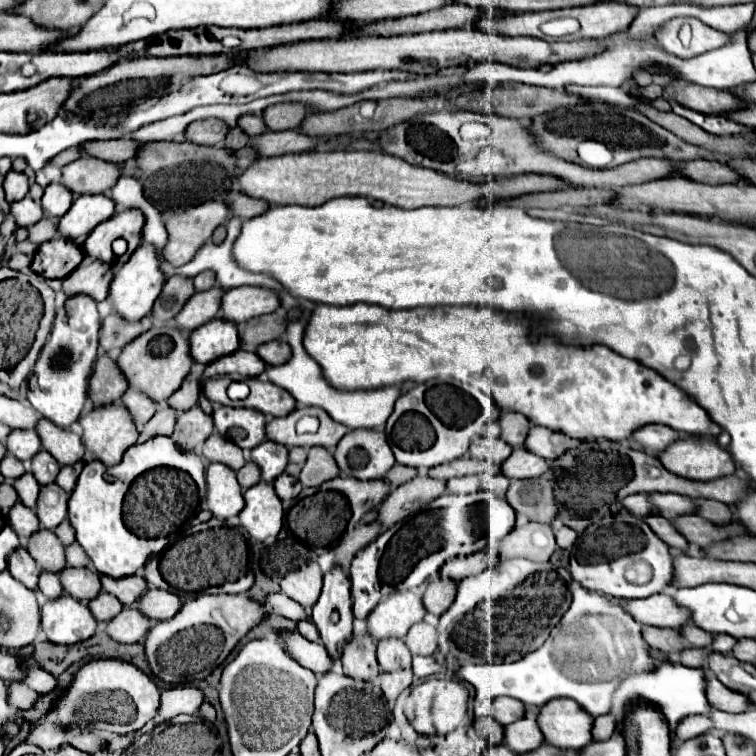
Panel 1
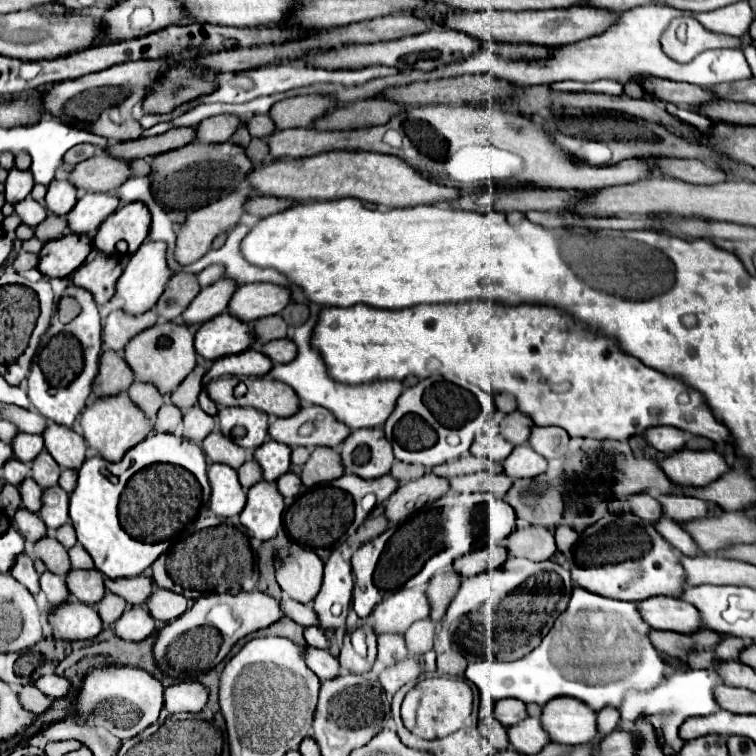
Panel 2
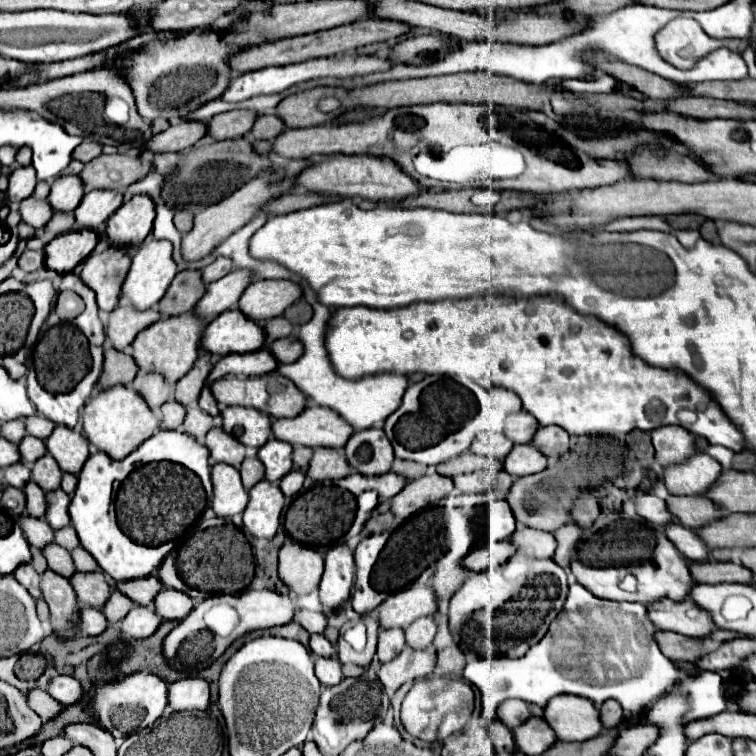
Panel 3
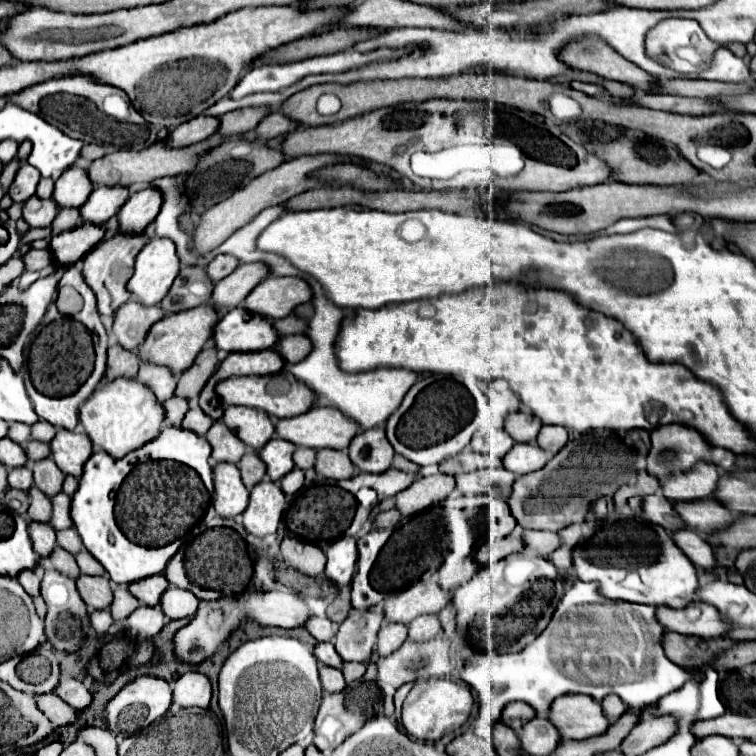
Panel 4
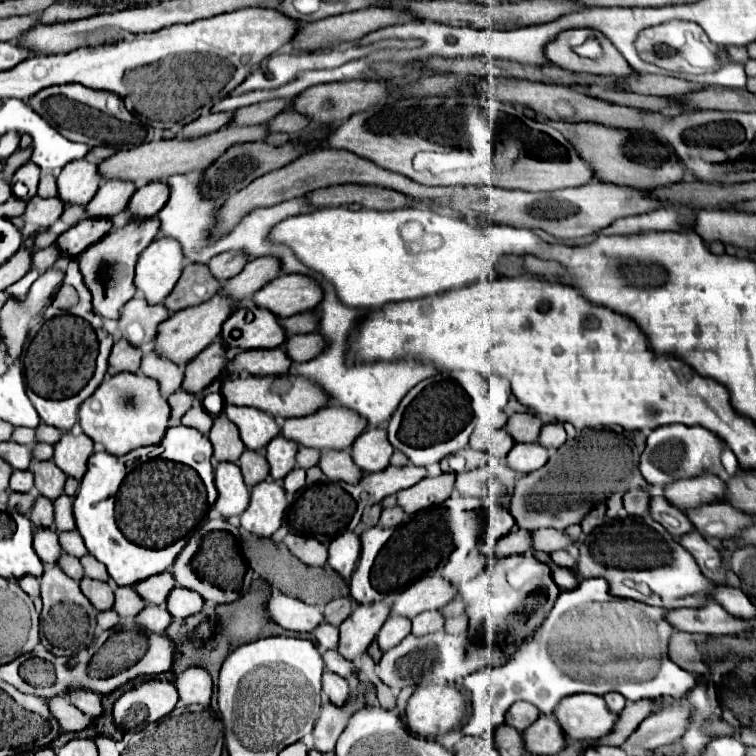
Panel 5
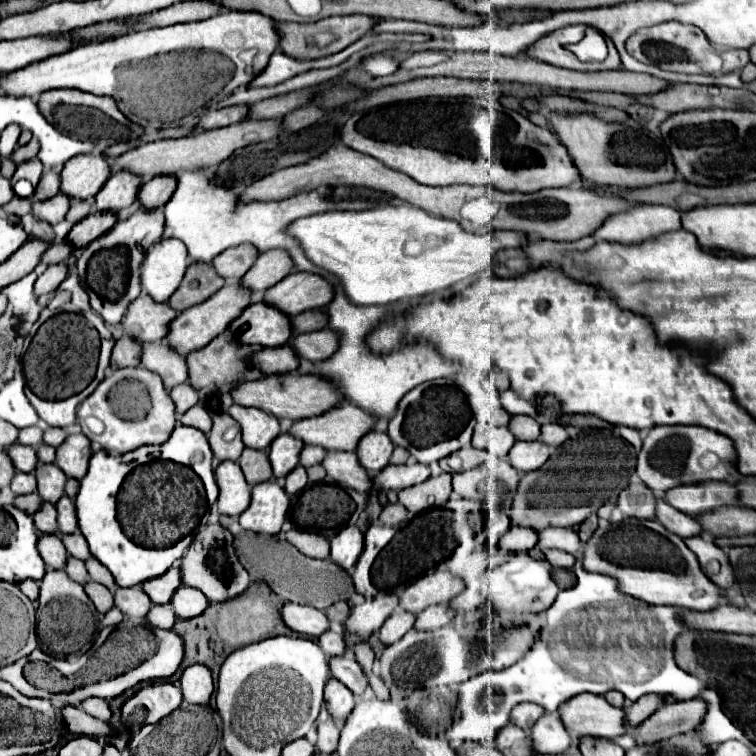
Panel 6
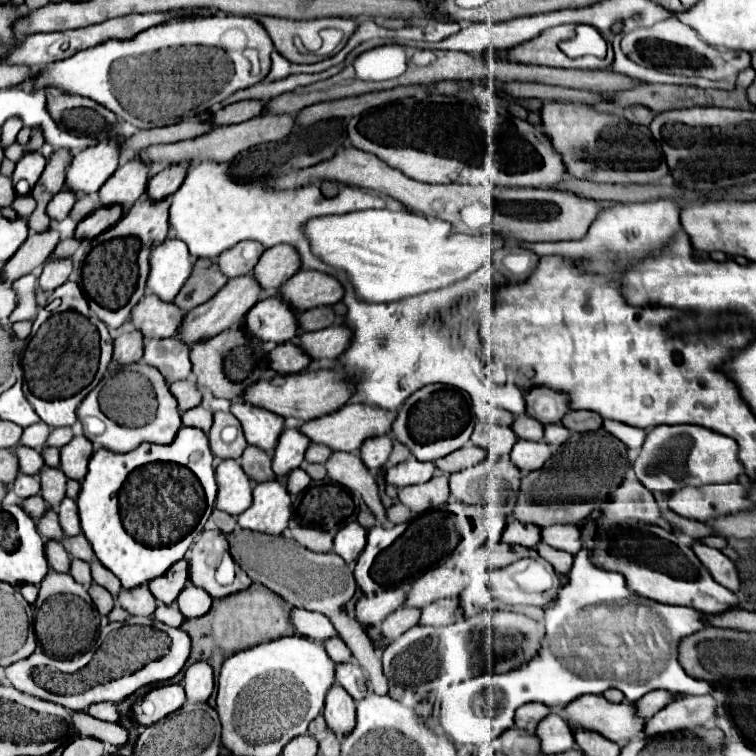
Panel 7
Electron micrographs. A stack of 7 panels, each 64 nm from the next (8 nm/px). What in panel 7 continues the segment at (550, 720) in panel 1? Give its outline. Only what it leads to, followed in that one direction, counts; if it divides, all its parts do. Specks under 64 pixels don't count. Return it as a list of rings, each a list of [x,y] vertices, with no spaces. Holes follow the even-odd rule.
[[[594,694],[572,700],[564,708],[564,718],[572,728],[586,728],[598,732],[612,742],[638,736],[644,728],[644,720],[636,716],[632,704],[612,704],[604,696]]]

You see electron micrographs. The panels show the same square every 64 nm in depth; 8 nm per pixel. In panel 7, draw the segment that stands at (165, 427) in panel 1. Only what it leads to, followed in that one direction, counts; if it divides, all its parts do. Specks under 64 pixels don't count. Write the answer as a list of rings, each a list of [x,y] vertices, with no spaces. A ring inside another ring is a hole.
[[[192,378],[170,384],[170,392],[176,397],[178,410],[181,413],[198,406],[200,400],[202,400],[202,394],[200,394],[200,390],[198,390],[198,386],[196,386],[196,382]]]

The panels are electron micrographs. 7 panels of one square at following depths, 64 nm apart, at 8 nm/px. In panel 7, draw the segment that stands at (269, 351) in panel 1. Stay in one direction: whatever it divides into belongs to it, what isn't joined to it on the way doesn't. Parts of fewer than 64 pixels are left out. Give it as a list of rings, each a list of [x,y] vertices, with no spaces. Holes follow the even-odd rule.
[[[332,326],[318,332],[304,332],[298,336],[298,346],[312,360],[336,360],[350,342],[350,330],[346,326]]]

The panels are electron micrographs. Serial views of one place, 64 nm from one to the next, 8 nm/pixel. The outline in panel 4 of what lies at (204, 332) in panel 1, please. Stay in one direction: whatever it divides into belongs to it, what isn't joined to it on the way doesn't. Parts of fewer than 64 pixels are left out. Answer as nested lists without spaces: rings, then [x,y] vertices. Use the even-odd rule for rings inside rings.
[[[232,308],[214,326],[212,340],[214,346],[224,352],[254,352],[262,348],[272,348],[278,336],[266,318],[254,316],[244,308]]]

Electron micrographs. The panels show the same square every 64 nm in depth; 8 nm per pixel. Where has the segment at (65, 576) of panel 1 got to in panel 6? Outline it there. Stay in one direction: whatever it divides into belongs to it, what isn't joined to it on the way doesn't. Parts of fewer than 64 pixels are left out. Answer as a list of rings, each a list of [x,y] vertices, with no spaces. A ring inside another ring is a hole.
[[[86,582],[84,588],[100,614],[106,614],[114,606],[114,596],[106,586],[102,586],[98,582]]]

